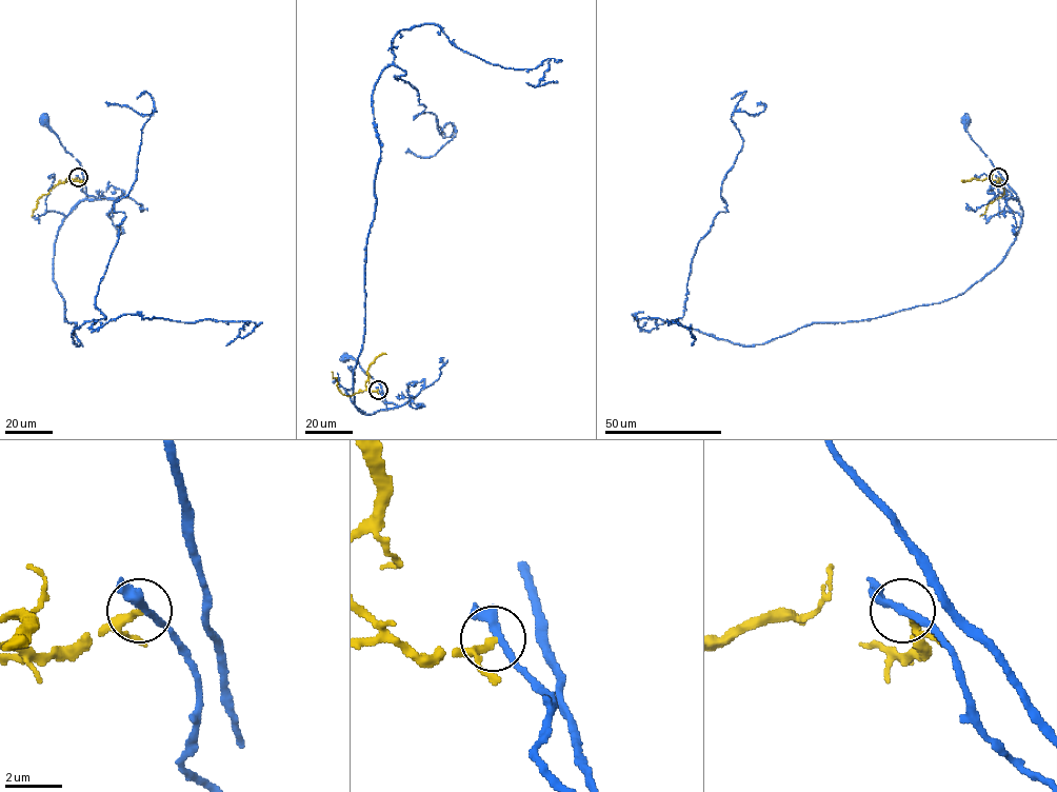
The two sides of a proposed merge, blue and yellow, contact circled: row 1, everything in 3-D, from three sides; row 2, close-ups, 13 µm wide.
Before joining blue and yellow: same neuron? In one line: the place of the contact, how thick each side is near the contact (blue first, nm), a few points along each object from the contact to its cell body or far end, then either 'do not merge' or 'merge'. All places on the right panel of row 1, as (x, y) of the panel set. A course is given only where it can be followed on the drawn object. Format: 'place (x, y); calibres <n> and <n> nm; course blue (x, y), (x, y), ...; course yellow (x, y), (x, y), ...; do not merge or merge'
place (998, 177); calibres 260 and 200 nm; course blue (998, 177), (1017, 199), (966, 131), (966, 120); course yellow (998, 177), (1003, 194), (992, 201), (979, 215); do not merge

